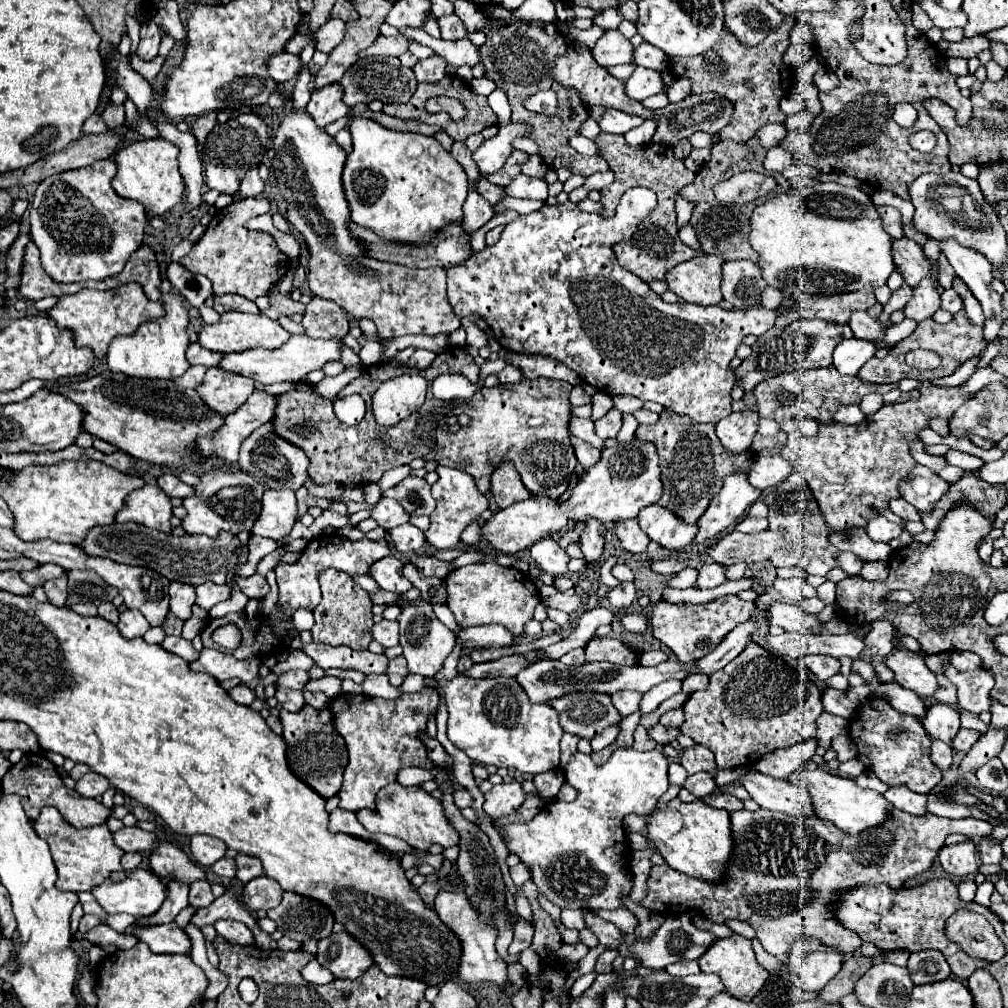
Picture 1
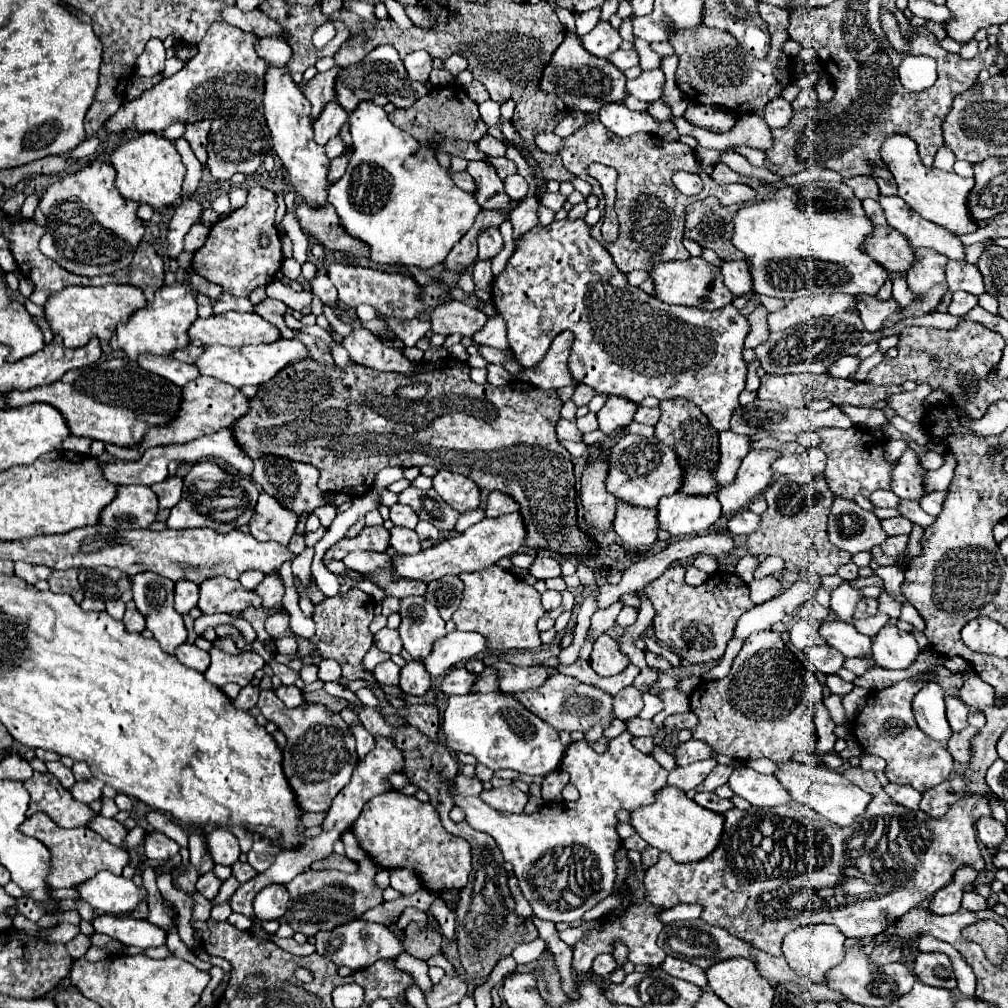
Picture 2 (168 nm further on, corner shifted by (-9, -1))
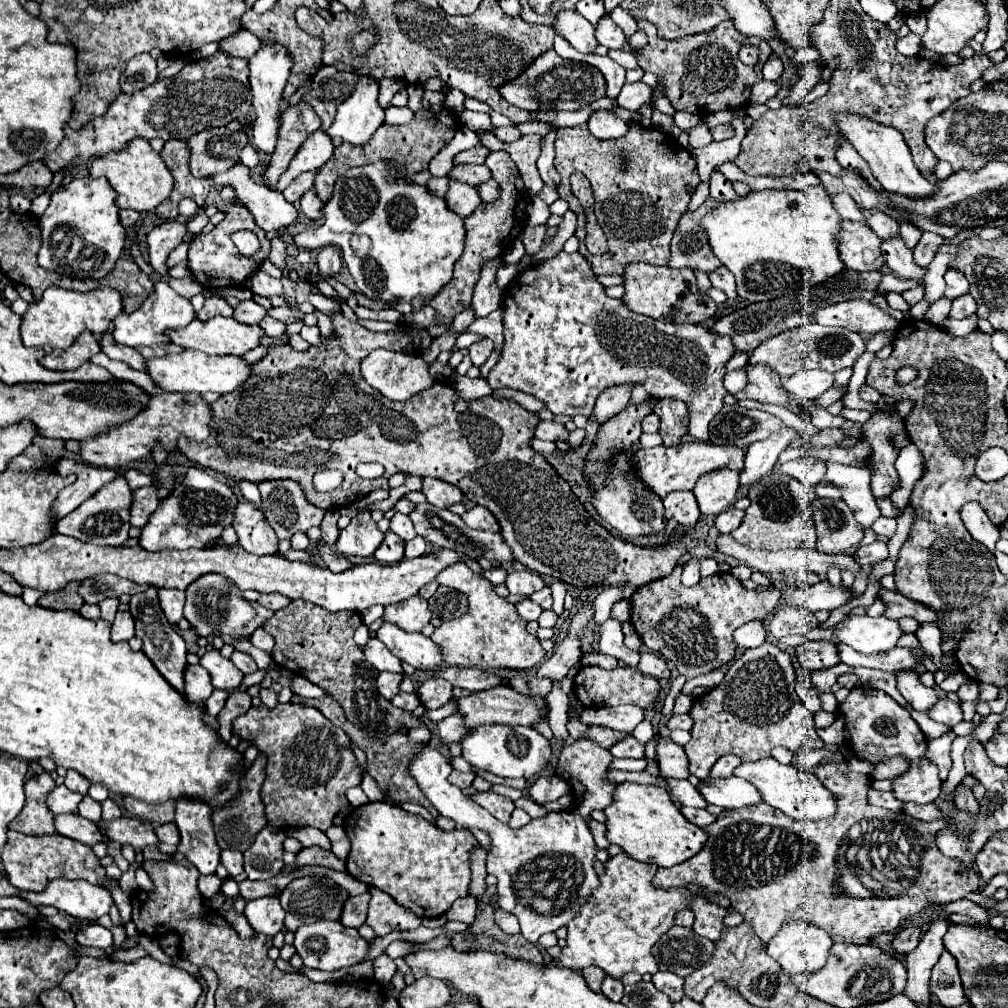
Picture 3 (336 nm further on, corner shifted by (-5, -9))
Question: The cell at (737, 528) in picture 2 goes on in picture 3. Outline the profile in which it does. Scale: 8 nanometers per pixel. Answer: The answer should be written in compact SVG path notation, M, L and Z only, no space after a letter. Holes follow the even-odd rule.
M730 506L728 510L724 510L722 514L716 516L716 528L720 534L730 534L732 530L736 530L744 520L744 512Z

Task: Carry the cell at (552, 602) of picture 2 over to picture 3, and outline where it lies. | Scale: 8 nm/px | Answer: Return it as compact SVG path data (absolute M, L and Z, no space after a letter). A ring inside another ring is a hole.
M530 598L522 600L520 604L516 604L518 608L518 614L524 618L524 620L538 620L538 616L542 614L542 606L534 604Z

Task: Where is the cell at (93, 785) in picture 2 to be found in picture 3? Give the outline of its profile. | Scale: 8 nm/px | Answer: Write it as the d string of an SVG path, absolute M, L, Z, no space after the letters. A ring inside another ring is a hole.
M56 786L54 792L50 792L50 796L48 796L48 804L54 814L68 814L78 808L82 798L84 798L82 794L72 792L66 786Z

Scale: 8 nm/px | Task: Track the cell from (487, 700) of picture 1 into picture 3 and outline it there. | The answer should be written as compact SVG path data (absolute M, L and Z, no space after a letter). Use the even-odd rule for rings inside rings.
M462 714L448 716L438 722L440 738L446 746L462 740L462 756L480 770L488 770L496 776L504 778L526 778L532 780L540 776L544 770L548 770L552 760L552 746L550 742L536 732L534 728L526 726L506 726L506 724L486 724L486 726L474 726L472 732L466 728L466 718Z

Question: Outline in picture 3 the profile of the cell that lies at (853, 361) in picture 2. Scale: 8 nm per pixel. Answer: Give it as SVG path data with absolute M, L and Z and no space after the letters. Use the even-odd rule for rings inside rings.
M804 370L790 376L790 380L784 380L782 384L786 392L796 398L796 402L806 402L824 394L834 384L834 374L826 370Z

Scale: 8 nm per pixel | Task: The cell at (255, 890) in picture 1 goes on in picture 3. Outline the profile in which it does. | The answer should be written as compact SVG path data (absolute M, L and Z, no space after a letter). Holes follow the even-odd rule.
M264 896L246 902L244 916L256 932L266 936L274 936L284 928L284 912L276 896Z

